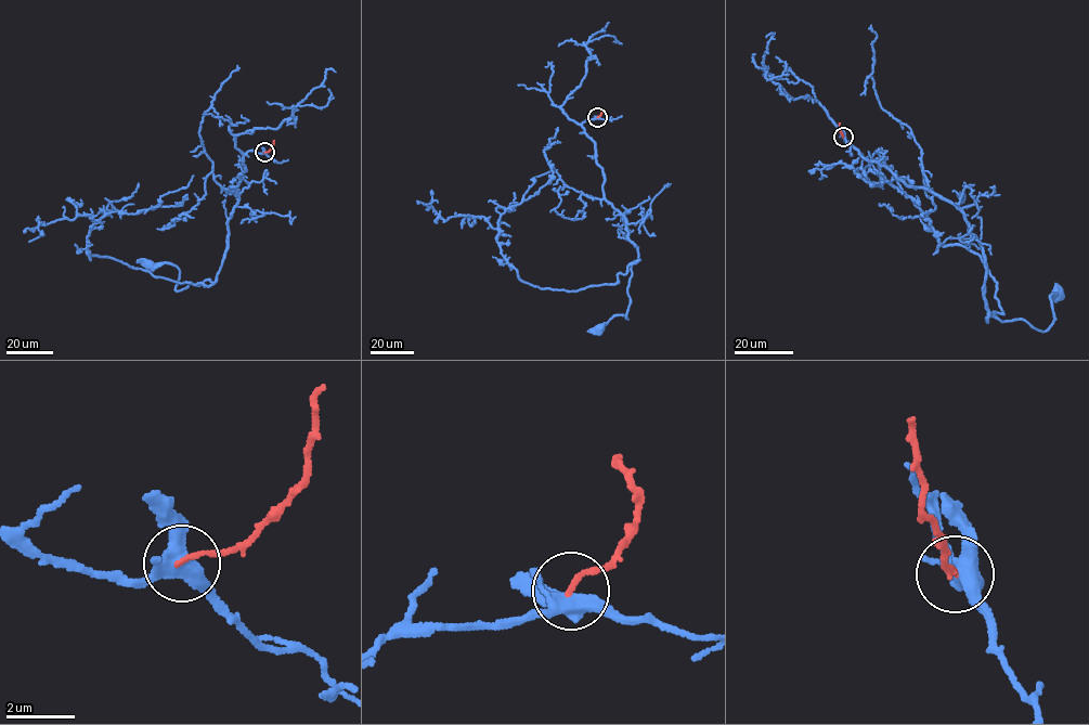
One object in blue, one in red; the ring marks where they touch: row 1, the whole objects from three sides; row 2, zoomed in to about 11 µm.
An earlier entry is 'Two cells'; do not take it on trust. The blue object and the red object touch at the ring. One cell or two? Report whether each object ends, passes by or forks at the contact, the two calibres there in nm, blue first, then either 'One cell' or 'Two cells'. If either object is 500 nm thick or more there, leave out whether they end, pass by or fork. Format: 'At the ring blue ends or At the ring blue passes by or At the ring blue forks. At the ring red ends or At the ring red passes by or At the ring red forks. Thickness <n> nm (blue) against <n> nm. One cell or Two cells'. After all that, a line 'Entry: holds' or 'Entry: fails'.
At the ring blue forks. At the ring red ends. Thickness 440 nm (blue) against 150 nm. One cell
Entry: fails

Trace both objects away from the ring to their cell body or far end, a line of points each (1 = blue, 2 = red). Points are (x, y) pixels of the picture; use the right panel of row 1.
1: (843, 137), (963, 214), (984, 256), (986, 316), (1046, 331), (1058, 294)
2: (843, 137), (839, 123)

